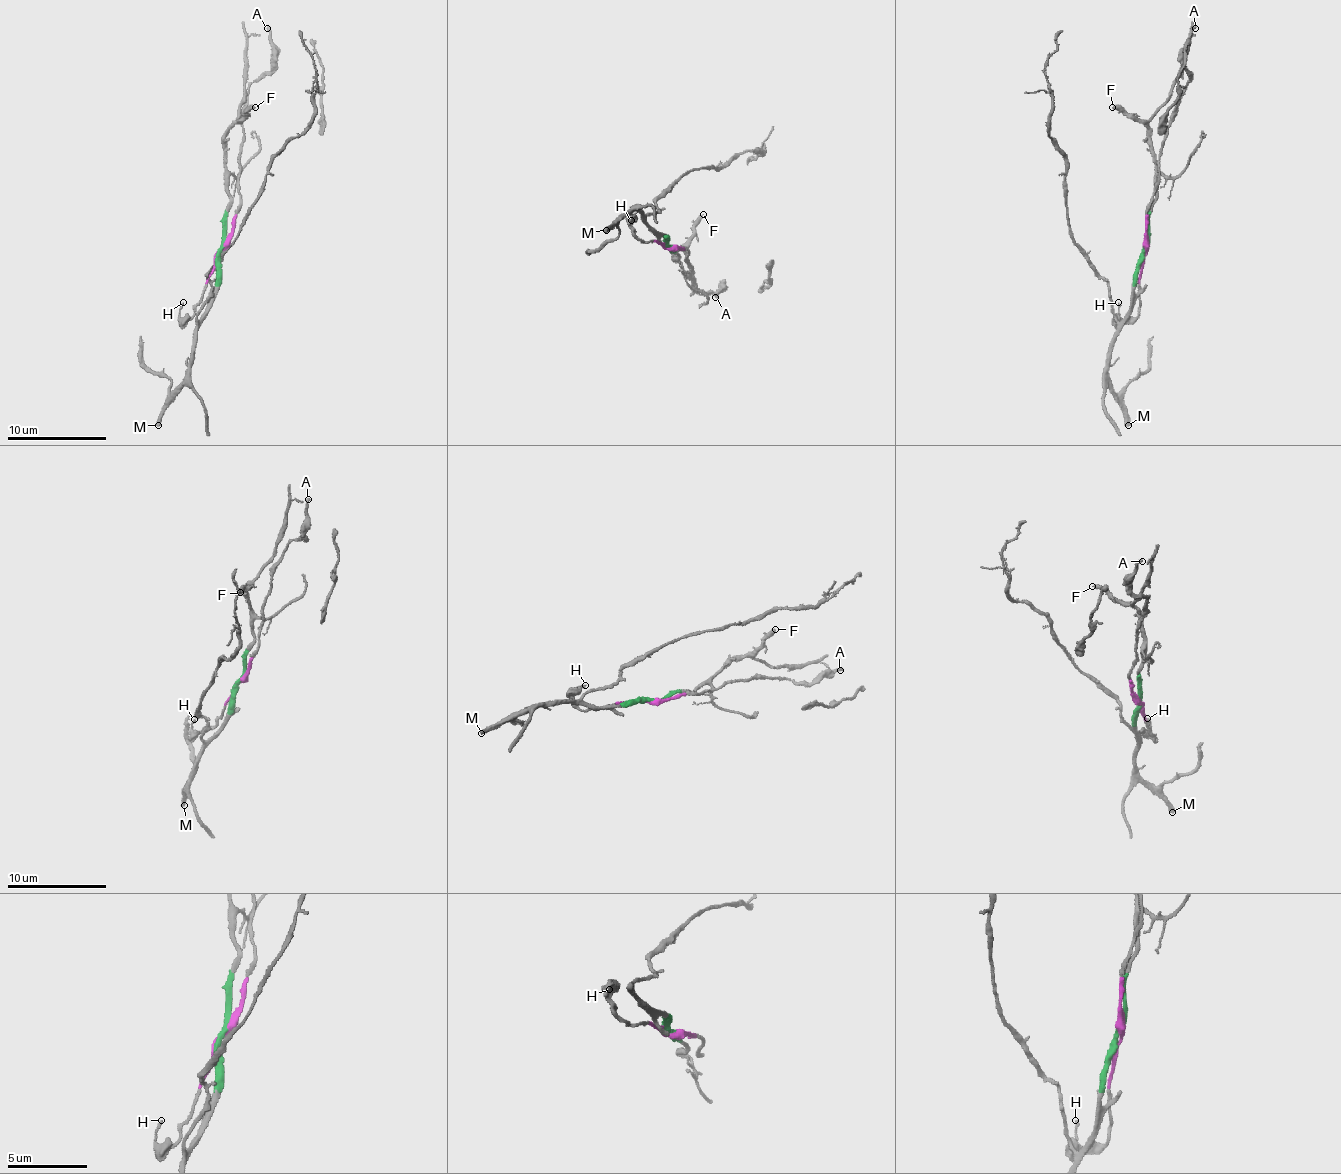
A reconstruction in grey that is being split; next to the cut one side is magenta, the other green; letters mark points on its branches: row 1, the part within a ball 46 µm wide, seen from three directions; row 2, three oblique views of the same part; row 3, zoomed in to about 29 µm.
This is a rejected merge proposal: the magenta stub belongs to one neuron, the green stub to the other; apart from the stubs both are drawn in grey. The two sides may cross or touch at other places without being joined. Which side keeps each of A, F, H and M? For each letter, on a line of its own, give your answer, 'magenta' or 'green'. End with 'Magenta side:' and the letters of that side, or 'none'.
A: magenta
F: green
H: magenta
M: green
Magenta side: A, H

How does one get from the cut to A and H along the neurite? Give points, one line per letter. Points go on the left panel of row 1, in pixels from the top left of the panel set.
A: (222, 250), (239, 203), (247, 92), (271, 69), (271, 45), (266, 27)
H: (222, 250), (192, 314), (185, 319), (180, 314), (182, 302)

